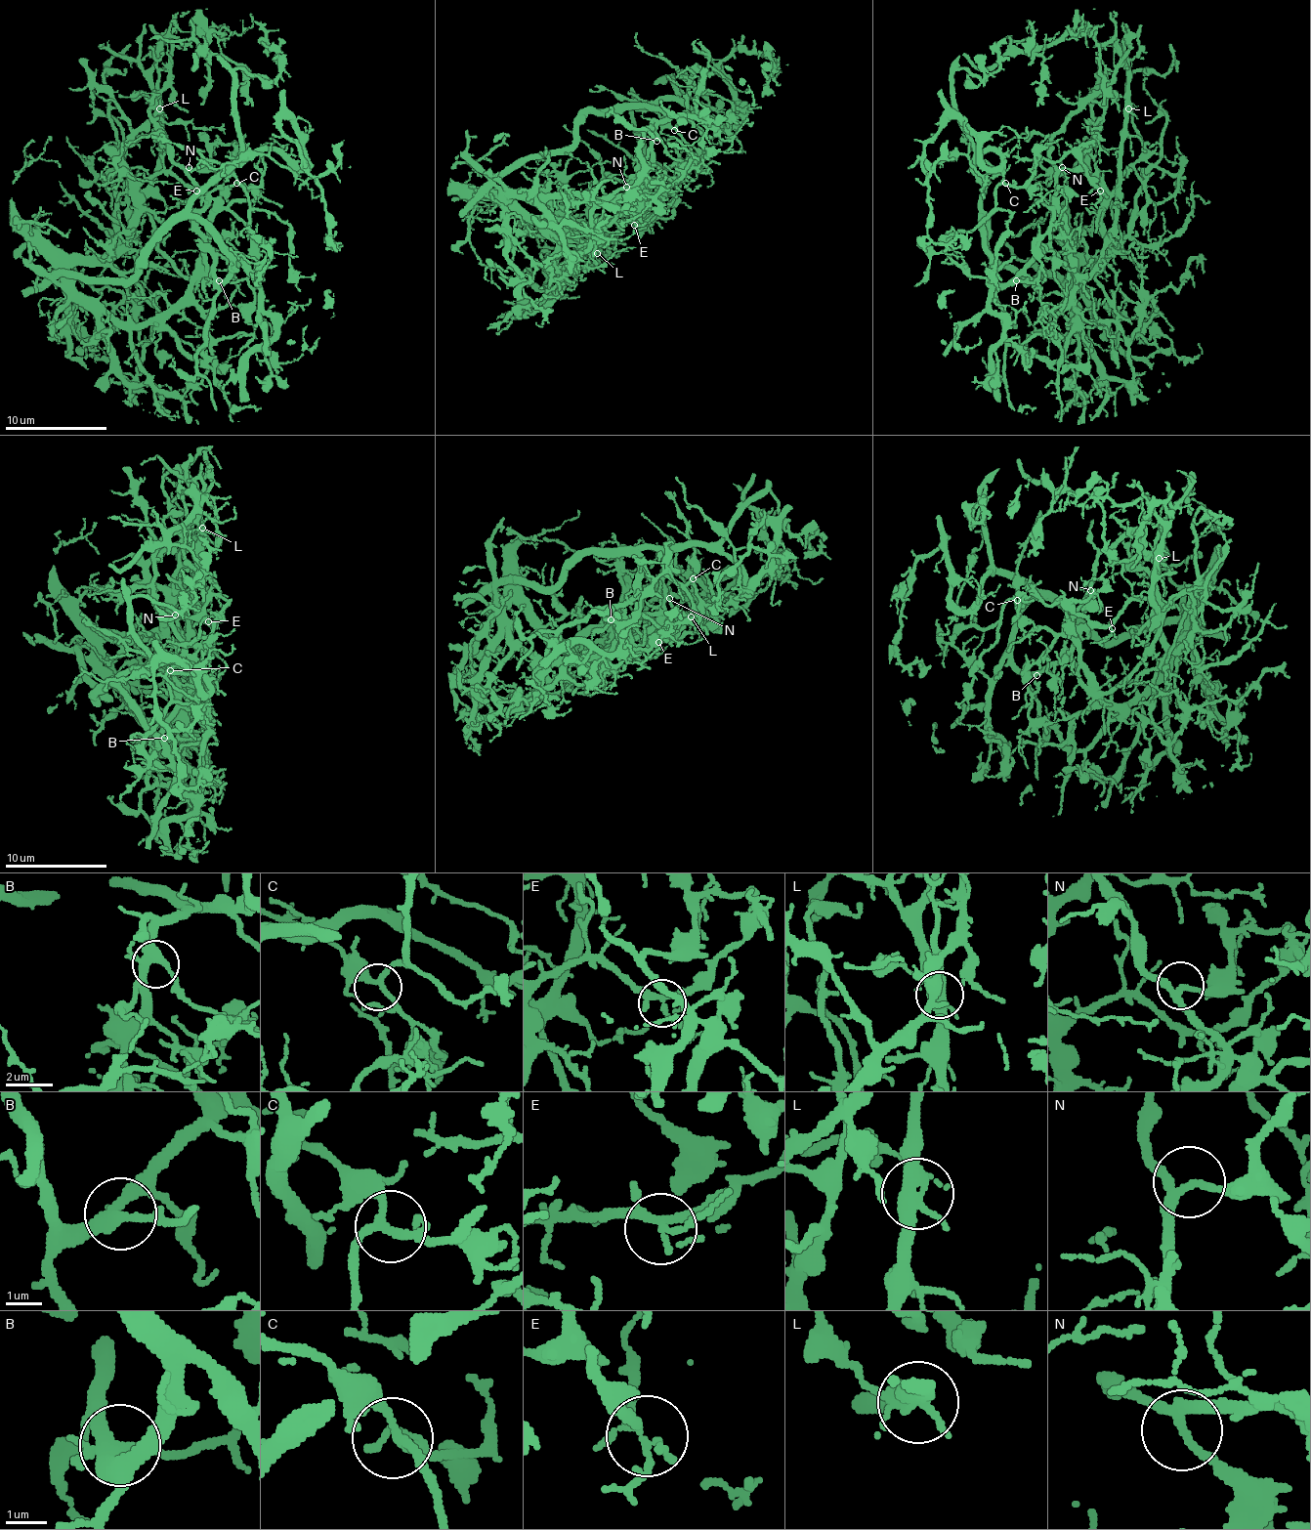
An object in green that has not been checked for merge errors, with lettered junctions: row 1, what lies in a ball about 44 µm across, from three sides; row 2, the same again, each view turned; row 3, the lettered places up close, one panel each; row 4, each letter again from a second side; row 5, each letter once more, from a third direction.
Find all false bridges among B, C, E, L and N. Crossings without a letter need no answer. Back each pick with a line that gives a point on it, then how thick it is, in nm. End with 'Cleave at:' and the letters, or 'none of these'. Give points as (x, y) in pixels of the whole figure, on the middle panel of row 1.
L: (597, 253) | 400 nm
Cleave at: L

